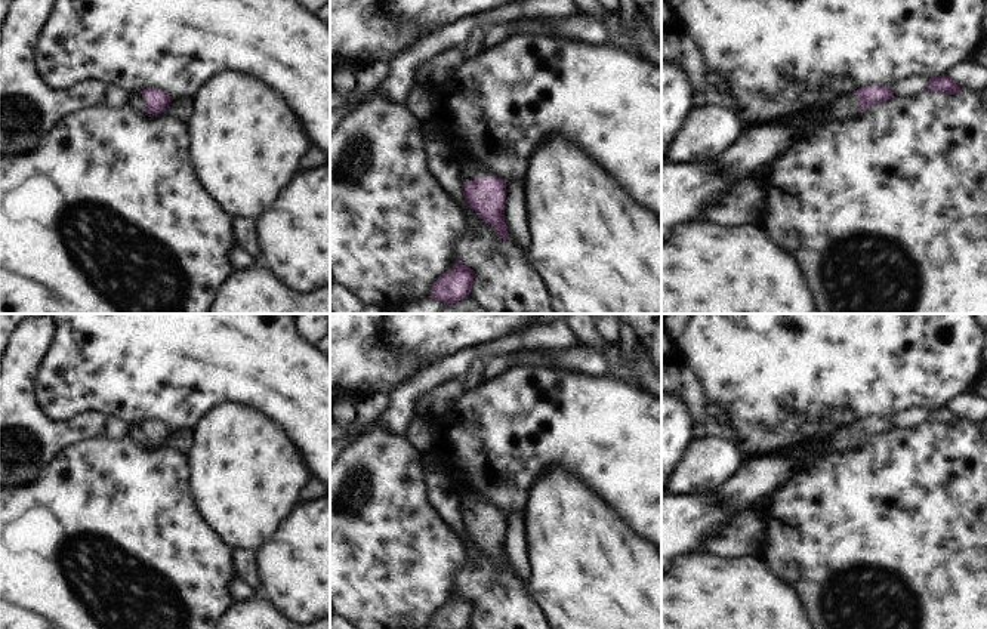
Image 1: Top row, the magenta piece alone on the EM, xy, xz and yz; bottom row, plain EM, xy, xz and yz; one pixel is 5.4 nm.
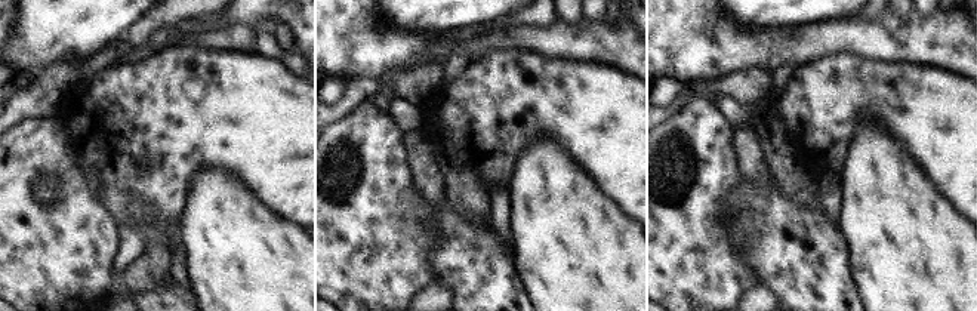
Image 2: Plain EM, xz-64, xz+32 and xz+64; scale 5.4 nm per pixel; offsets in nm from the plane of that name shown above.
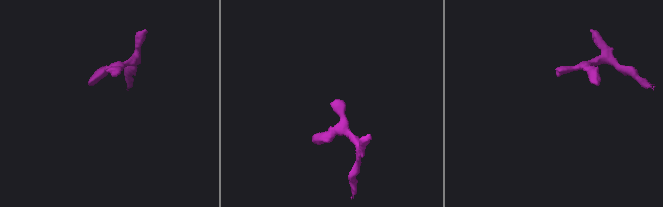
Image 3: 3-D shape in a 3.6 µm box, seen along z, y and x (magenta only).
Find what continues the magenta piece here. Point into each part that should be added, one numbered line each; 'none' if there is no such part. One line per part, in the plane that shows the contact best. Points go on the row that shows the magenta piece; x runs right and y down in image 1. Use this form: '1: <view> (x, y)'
1: xz (471, 169)

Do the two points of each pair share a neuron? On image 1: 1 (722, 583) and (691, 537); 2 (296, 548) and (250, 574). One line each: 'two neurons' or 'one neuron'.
1: two neurons
2: two neurons

